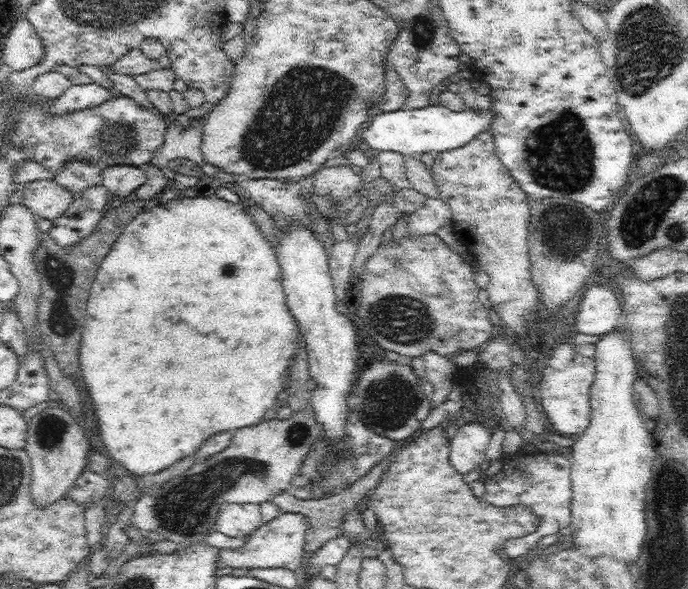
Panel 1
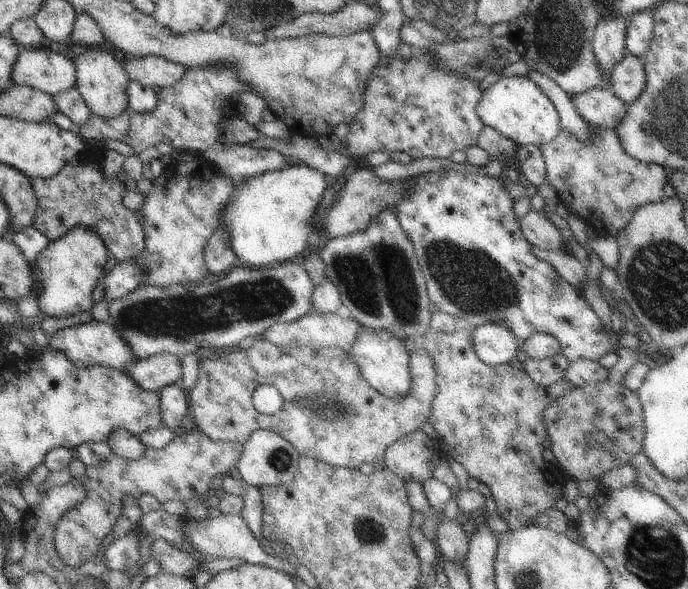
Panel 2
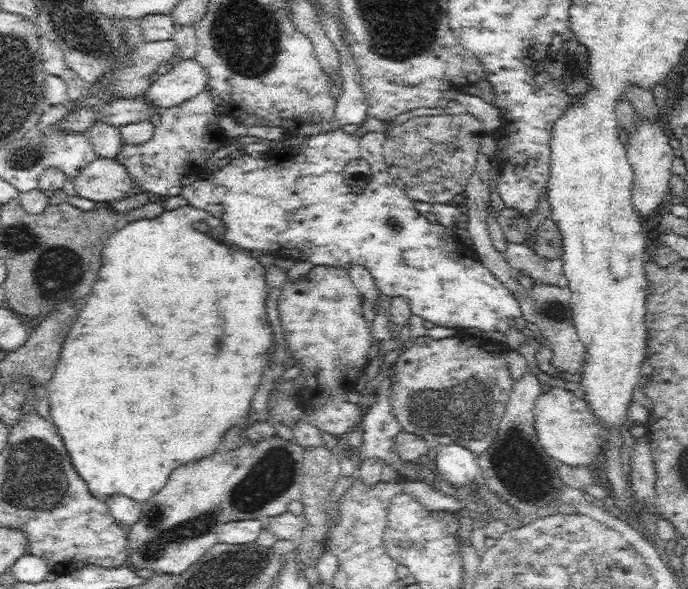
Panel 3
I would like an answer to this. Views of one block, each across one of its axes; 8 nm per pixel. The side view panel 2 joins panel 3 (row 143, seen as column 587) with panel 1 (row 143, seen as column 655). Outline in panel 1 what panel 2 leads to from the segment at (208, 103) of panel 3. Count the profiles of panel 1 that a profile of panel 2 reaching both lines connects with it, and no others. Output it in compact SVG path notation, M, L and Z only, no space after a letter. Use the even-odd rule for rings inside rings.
M173 113L164 116L166 122L166 134L164 134L164 144L154 154L148 165L158 166L167 180L167 189L184 190L200 182L202 176L214 176L219 172L219 168L206 161L201 152L201 135L205 118L200 120L192 119L186 128L182 128L177 116Z

